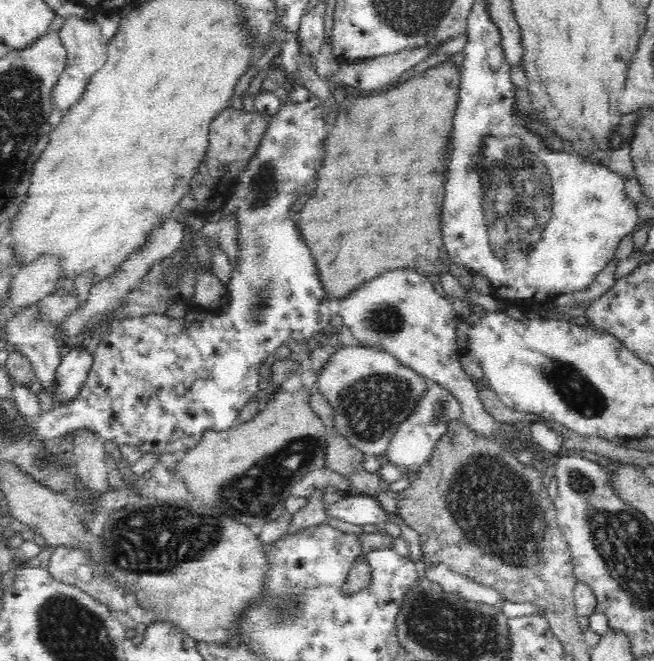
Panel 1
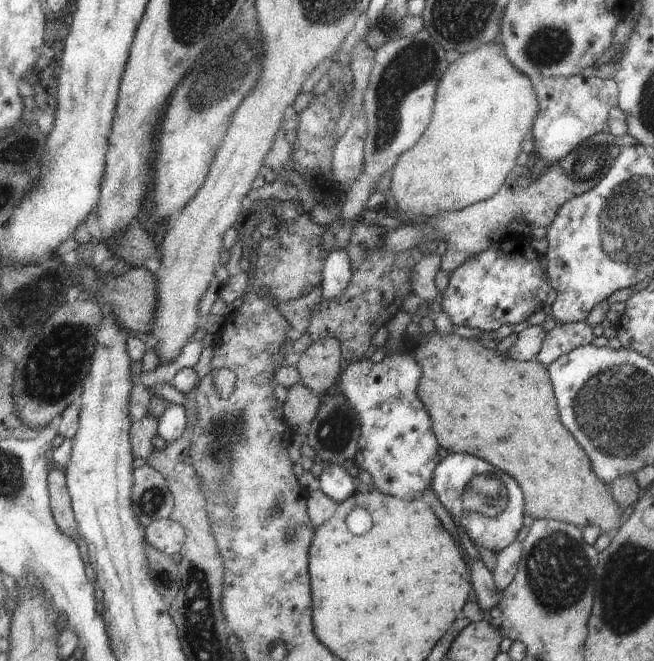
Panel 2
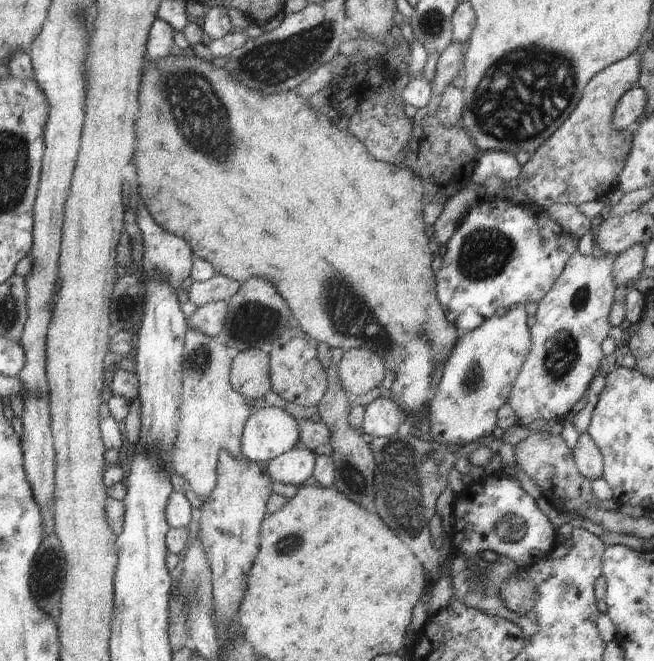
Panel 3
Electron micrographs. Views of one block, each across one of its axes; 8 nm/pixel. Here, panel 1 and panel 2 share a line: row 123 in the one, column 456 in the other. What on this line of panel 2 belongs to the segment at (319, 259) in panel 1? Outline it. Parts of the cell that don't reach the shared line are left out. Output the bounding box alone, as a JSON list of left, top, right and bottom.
[408,330,623,537]

